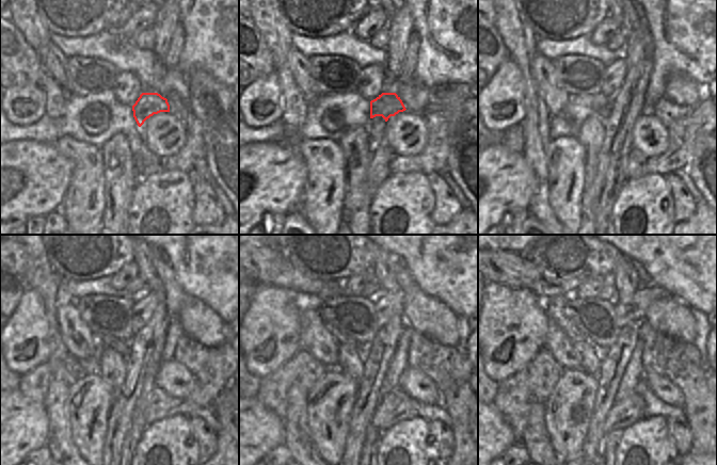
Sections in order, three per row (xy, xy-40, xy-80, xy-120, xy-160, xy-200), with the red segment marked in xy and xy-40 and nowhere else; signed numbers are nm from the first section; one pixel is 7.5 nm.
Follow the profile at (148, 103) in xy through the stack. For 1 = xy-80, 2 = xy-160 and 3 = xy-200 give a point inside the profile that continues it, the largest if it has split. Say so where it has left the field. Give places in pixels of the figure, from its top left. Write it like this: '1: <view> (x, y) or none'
1: xy-80 (604, 113)
2: xy-160 (340, 337)
3: xy-200 (554, 307)

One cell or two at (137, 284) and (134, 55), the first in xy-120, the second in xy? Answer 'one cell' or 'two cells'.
two cells

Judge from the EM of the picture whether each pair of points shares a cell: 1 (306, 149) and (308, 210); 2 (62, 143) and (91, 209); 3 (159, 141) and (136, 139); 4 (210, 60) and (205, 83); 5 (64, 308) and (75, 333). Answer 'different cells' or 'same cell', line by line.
1: same cell
2: same cell
3: different cells
4: different cells
5: same cell

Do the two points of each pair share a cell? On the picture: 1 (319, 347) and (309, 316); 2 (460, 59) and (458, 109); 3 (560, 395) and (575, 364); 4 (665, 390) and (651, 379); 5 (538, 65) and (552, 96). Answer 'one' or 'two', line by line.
1: one
2: two
3: two
4: one
5: one

